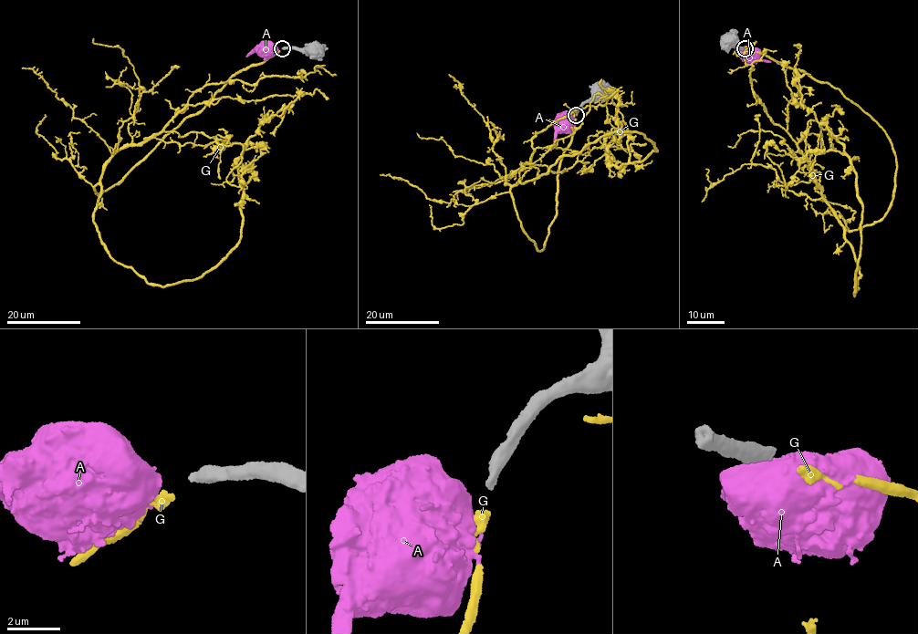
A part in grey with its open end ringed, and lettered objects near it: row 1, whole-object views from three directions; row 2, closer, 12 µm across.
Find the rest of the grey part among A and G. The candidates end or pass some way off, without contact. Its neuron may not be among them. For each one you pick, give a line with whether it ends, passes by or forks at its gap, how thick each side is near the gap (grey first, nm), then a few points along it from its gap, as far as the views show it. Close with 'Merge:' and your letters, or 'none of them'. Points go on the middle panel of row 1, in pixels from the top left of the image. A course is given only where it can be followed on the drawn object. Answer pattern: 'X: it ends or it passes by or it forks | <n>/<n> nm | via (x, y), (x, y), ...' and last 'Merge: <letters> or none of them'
G: it ends | 360/380 nm | via (576, 119), (538, 251), (510, 187), (616, 131), (641, 133), (656, 150), (611, 165), (606, 136), (617, 132)
Merge: G

